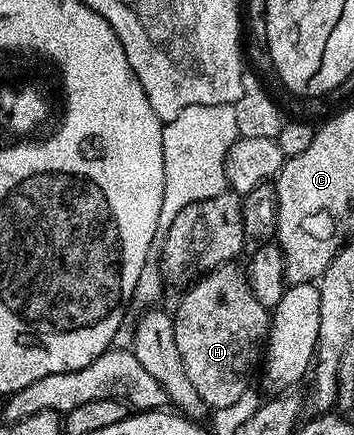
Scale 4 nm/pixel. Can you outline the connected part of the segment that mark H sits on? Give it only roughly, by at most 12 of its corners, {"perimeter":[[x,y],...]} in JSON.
{"perimeter":[[237,263],[173,309],[184,374],[207,409],[251,387],[271,313]]}

